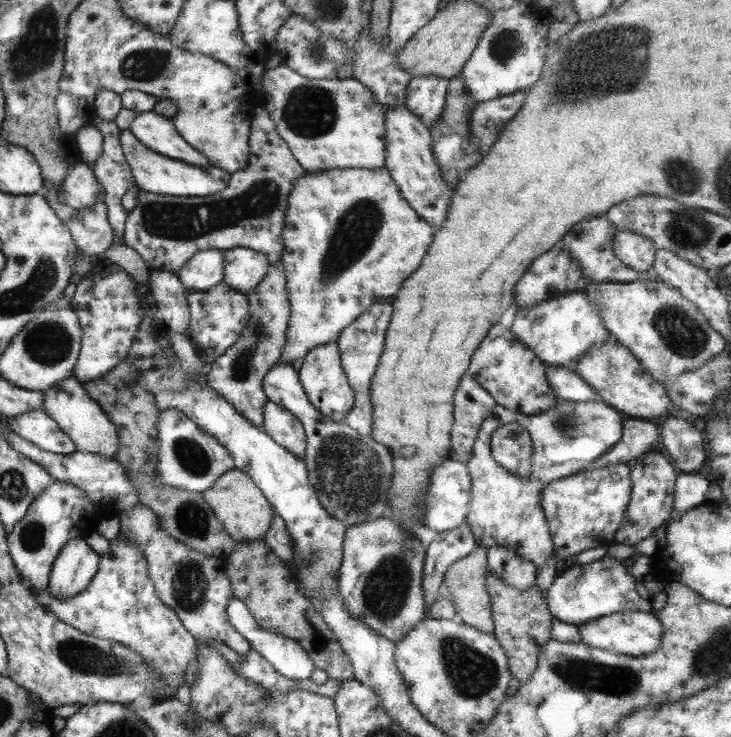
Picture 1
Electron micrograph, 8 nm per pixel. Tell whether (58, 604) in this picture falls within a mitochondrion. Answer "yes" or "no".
no

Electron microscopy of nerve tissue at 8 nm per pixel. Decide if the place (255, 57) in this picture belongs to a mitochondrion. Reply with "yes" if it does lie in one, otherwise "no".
no

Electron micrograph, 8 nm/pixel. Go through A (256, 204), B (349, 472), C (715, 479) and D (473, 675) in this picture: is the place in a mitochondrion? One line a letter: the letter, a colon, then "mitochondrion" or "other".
A: mitochondrion
B: mitochondrion
C: other
D: mitochondrion

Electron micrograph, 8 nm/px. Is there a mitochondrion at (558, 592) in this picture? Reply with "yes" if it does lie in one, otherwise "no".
no

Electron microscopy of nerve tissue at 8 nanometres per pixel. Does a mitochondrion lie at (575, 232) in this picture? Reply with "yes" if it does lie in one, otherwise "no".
no

